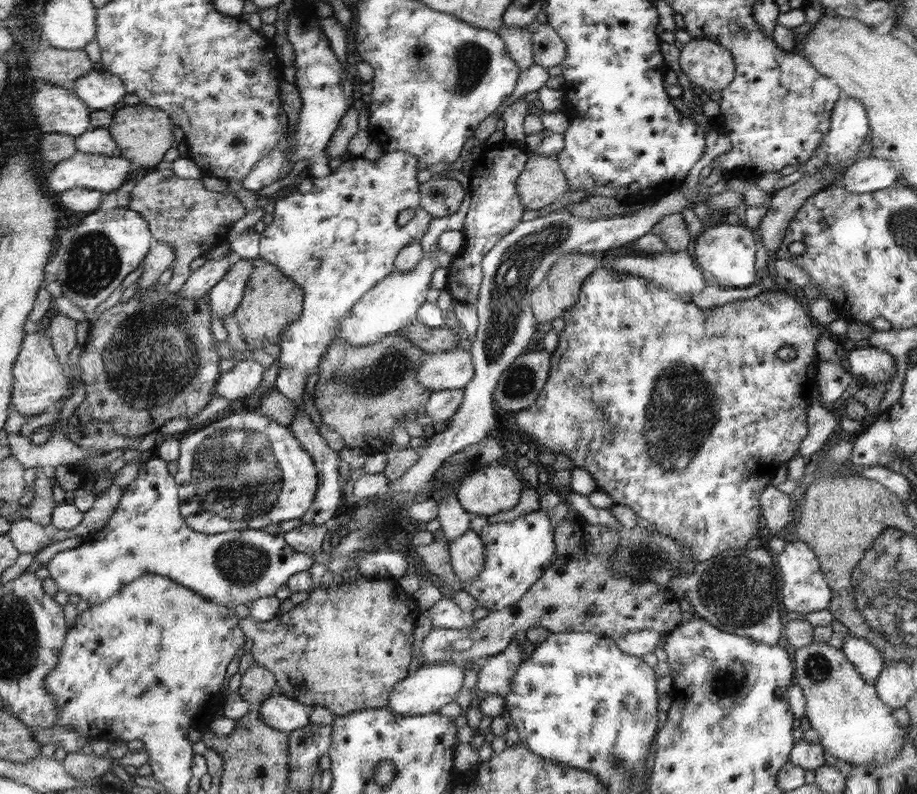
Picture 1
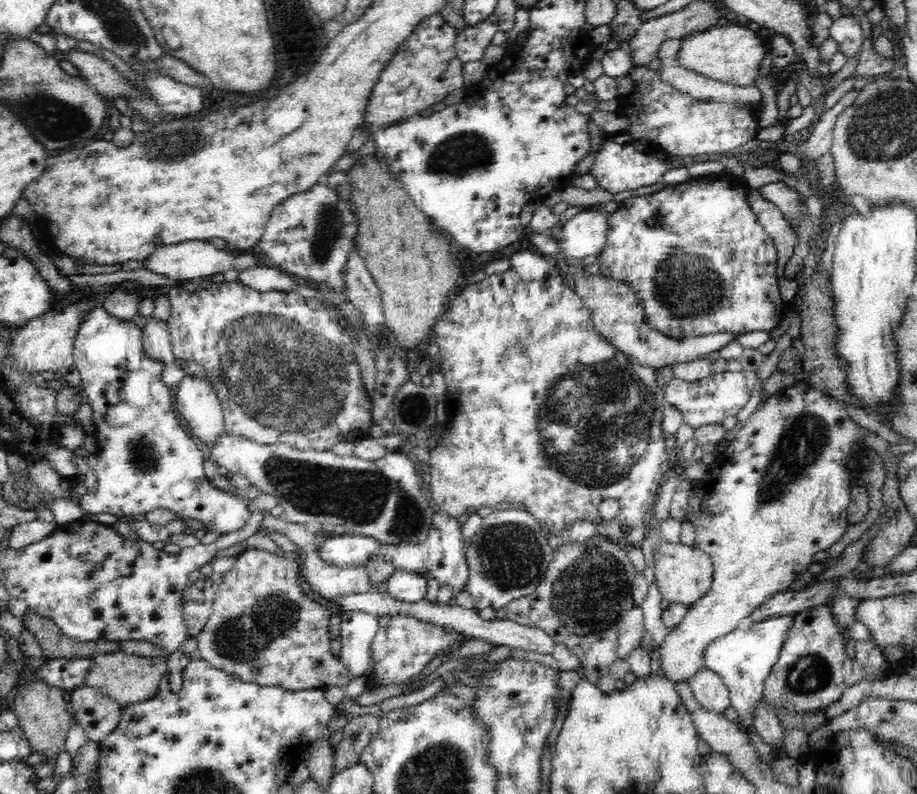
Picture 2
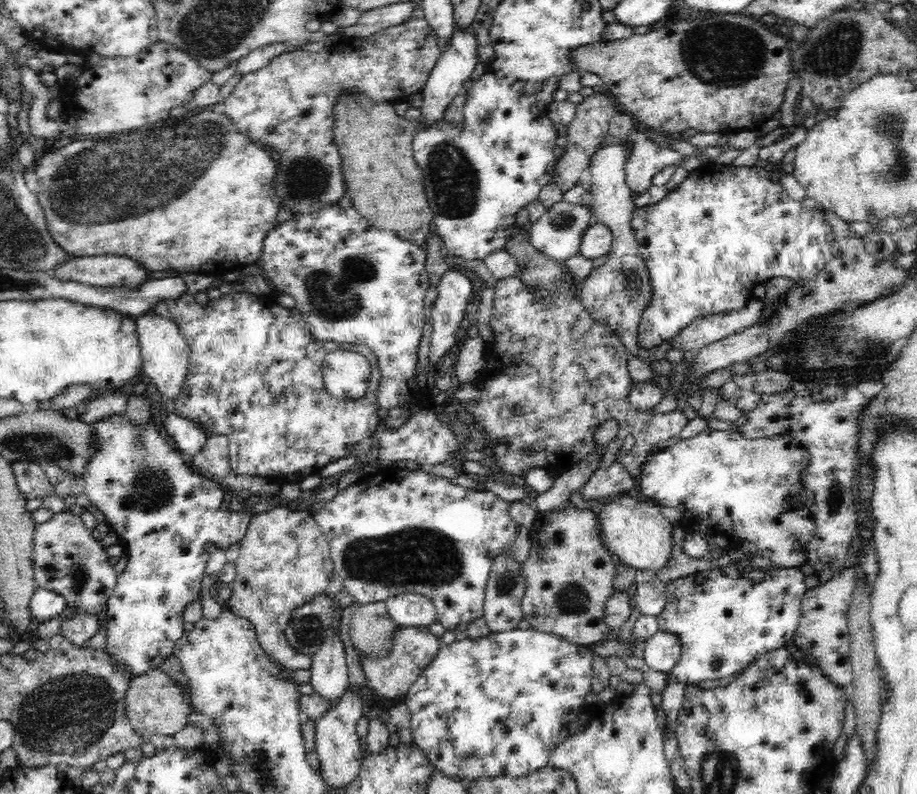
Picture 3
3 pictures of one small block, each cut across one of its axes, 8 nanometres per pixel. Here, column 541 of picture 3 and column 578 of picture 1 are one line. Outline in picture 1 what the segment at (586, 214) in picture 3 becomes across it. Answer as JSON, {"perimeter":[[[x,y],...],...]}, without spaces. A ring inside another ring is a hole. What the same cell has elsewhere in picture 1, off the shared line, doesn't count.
{"perimeter":[[[680,189],[666,193],[666,196],[659,197],[656,203],[646,205],[629,215],[615,215],[612,218],[598,216],[588,219],[575,216],[564,206],[548,212],[546,216],[518,223],[509,235],[496,243],[482,263],[485,278],[475,304],[479,326],[469,351],[473,363],[472,381],[463,389],[464,398],[456,414],[448,420],[445,427],[438,432],[431,432],[426,437],[424,447],[418,449],[422,458],[400,479],[389,482],[388,492],[402,496],[420,494],[430,484],[436,470],[441,468],[448,458],[488,438],[490,430],[496,424],[492,404],[497,384],[514,360],[527,352],[524,348],[532,342],[536,330],[536,320],[532,314],[532,292],[546,279],[546,275],[562,255],[603,253],[611,248],[632,243],[650,233],[652,227],[662,220],[662,216],[681,213],[686,208],[694,208],[694,198],[686,198]]]}

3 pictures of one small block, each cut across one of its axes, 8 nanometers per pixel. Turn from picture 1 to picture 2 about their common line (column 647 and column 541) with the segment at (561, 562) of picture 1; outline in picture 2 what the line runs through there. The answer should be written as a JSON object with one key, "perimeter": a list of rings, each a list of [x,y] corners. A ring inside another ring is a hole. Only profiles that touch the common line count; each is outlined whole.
{"perimeter":[[[602,535],[559,545],[536,591],[496,610],[496,618],[543,630],[580,659],[586,680],[602,692],[616,691],[617,679],[611,676],[609,668],[618,659],[617,624],[635,606],[632,590],[637,571],[627,551],[628,547]]]}

